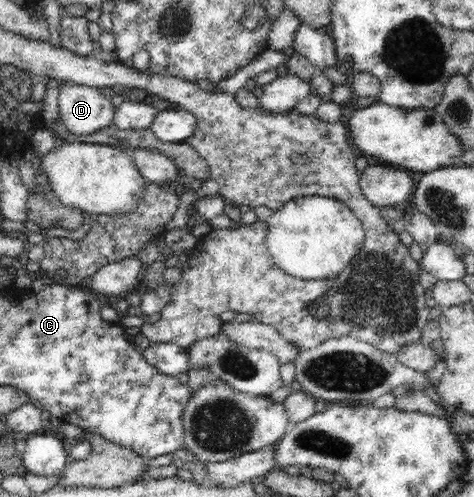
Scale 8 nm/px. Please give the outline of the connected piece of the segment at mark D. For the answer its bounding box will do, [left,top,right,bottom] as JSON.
[58,82,117,137]

